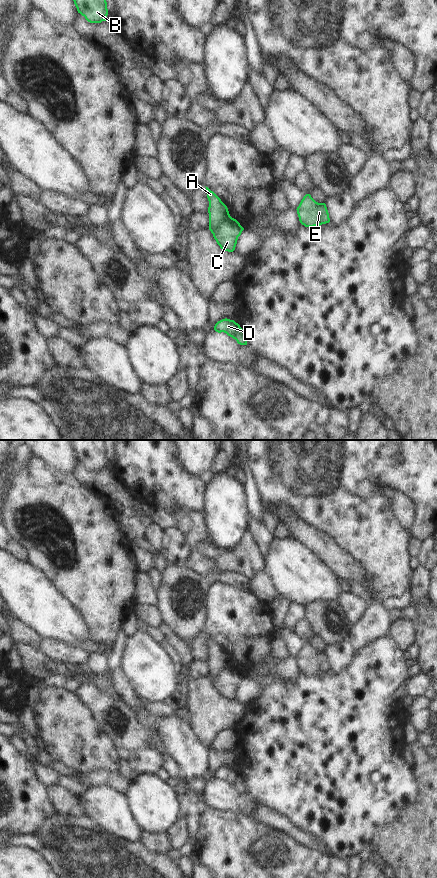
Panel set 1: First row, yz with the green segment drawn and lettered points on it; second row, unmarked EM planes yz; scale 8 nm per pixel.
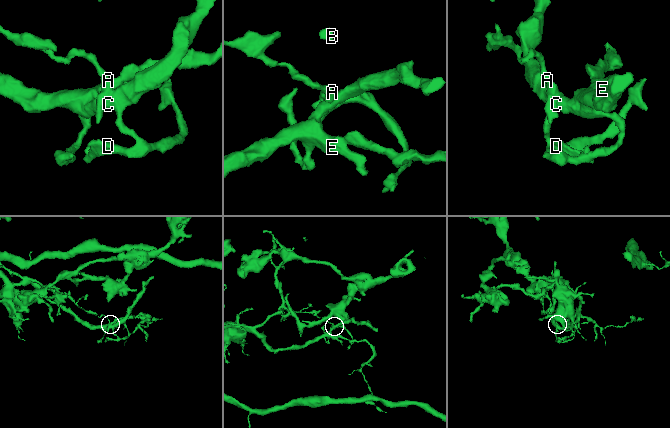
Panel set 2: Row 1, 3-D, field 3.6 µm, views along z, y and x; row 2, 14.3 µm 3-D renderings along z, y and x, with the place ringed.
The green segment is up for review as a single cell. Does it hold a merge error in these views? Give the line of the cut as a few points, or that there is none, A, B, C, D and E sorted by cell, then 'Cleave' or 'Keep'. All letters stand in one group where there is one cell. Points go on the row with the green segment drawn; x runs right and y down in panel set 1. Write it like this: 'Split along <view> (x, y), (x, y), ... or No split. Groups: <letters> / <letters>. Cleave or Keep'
Split along yz (230, 216), (223, 220), (212, 233). Groups: A / B C D E. Cleave

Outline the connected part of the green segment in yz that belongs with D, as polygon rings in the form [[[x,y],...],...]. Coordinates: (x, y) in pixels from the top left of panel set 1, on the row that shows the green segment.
[[[227,318],[222,319],[215,324],[214,330],[218,333],[226,333],[228,336],[235,339],[240,345],[247,345],[245,331],[234,320],[230,320]]]

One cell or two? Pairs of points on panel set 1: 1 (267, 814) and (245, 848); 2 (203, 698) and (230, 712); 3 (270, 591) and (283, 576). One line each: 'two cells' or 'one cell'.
1: two cells
2: one cell
3: two cells

